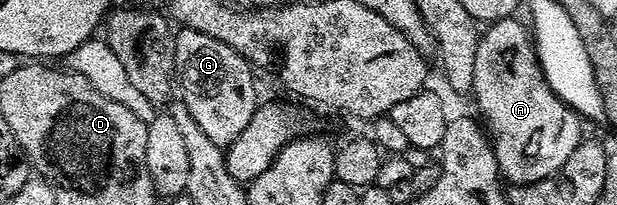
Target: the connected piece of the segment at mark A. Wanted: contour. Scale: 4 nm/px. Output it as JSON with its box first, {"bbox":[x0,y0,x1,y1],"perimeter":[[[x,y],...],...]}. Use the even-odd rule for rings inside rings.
{"bbox":[472,16,582,185],"perimeter":[[[511,16],[501,21],[493,21],[481,32],[478,51],[474,55],[472,93],[474,98],[476,97],[477,107],[480,108],[479,116],[486,122],[501,174],[511,184],[529,185],[538,179],[554,175],[554,171],[558,171],[558,167],[562,167],[566,159],[574,155],[574,147],[578,147],[582,140],[580,134],[582,118],[551,89],[550,83],[544,77],[533,38],[525,22],[523,25],[516,20],[515,16]]]}

